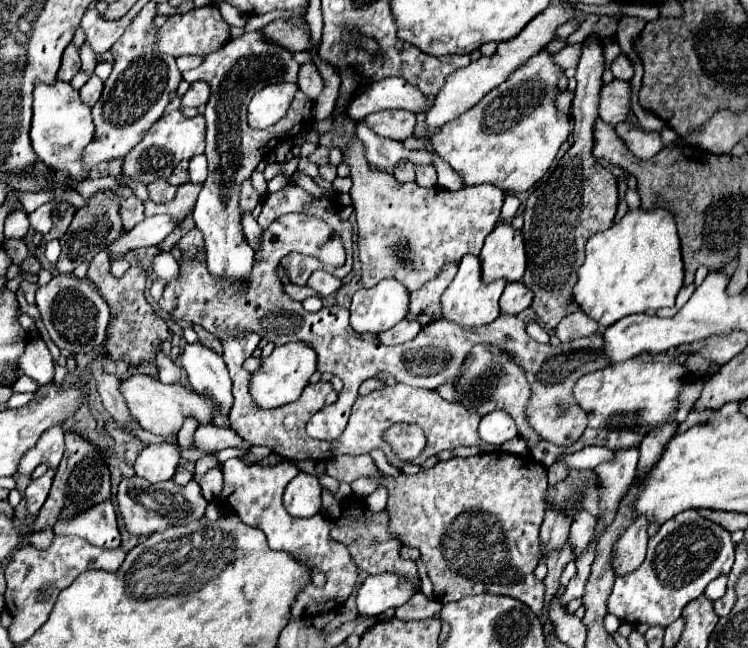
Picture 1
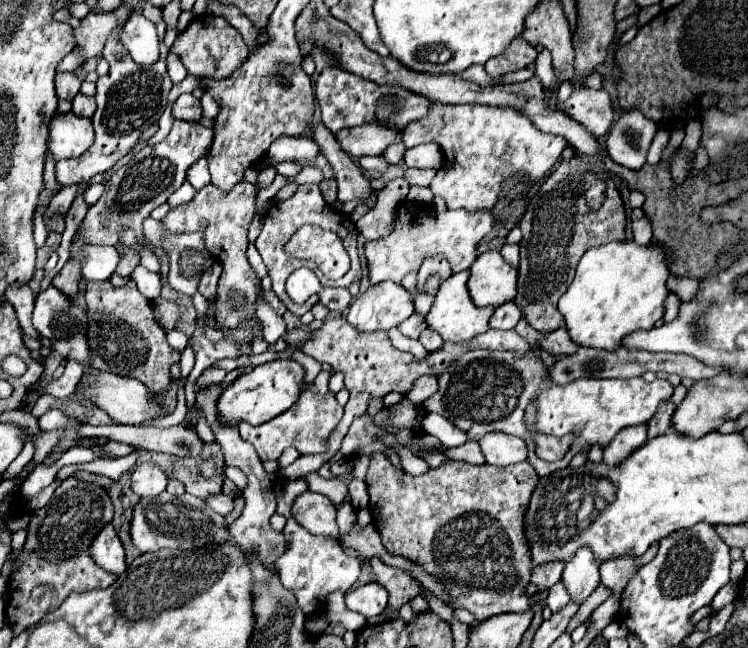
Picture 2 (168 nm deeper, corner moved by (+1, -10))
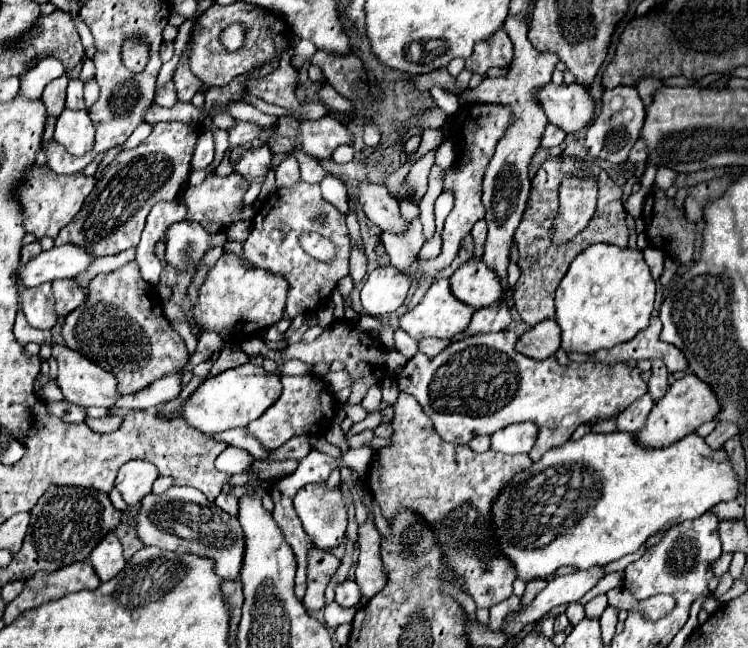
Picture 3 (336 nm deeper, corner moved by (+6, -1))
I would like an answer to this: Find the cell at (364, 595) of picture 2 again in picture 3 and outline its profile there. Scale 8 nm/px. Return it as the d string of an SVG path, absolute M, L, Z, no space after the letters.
M346 580L346 582L338 584L338 588L336 588L336 602L340 606L346 606L346 608L348 606L356 606L360 598L362 598L360 586L354 580Z

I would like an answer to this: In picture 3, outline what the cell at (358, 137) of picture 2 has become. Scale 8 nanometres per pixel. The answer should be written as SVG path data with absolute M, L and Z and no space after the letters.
M324 116L320 120L308 120L300 124L300 132L294 140L294 146L302 148L312 158L328 158L342 144L352 144L354 136L334 116Z

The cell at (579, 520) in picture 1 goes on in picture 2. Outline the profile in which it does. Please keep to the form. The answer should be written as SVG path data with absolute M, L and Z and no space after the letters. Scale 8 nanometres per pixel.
M581 547L575 553L575 557L569 563L565 563L561 581L577 605L581 605L597 589L601 577L599 577L599 565L591 549Z

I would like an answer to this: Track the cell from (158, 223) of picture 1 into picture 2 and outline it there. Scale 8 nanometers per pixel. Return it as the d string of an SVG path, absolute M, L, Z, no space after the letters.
M87 245L81 249L81 277L85 281L105 281L113 275L119 255L113 247Z

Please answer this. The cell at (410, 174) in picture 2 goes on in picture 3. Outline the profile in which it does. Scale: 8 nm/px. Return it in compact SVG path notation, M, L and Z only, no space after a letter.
M446 140L446 142L442 142L440 146L438 146L438 150L436 150L436 166L442 166L442 168L446 168L446 166L450 166L452 164L452 160L456 158L456 144L452 142L452 140Z

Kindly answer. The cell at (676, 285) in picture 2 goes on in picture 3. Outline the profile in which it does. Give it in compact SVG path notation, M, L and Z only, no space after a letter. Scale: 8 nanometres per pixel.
M648 246L644 250L644 258L646 258L646 262L648 262L650 270L652 270L652 278L658 280L662 276L662 268L664 268L664 254L660 250Z

